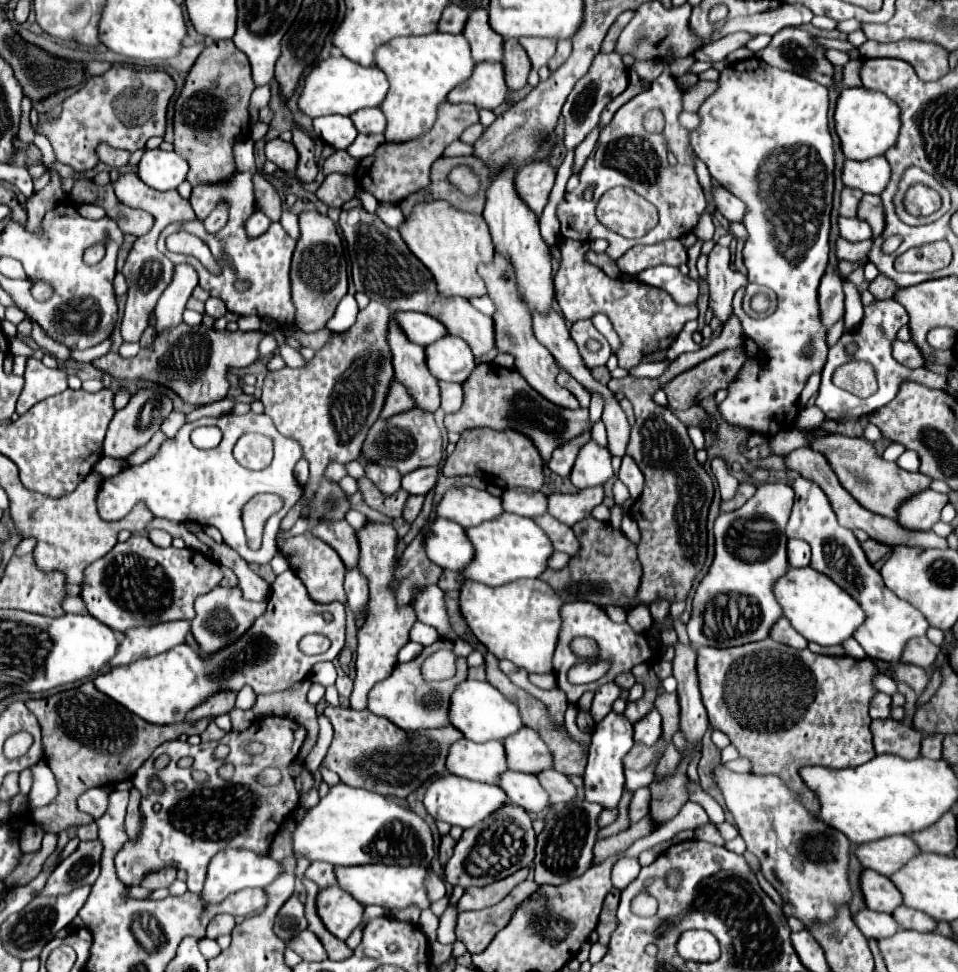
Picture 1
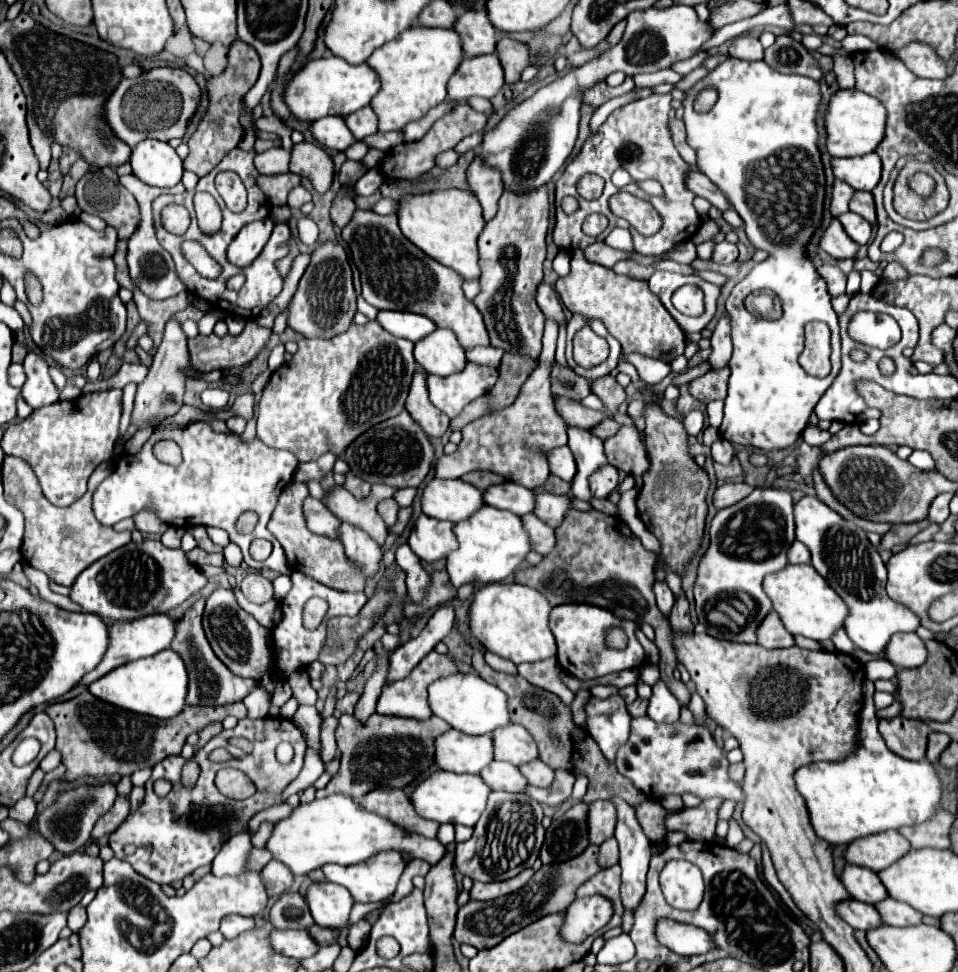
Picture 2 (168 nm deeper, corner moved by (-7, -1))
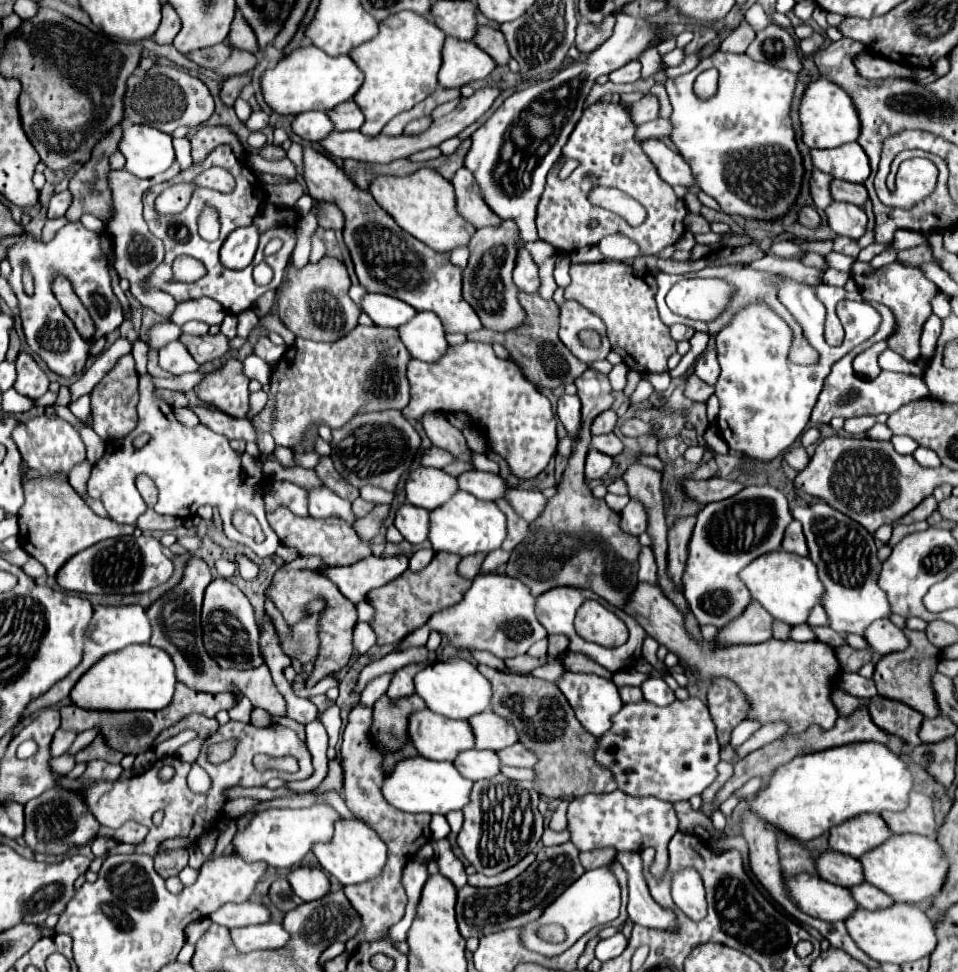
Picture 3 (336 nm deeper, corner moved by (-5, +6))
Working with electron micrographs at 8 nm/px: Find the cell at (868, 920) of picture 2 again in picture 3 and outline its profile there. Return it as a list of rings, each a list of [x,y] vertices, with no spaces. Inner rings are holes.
[[[799,873],[799,877],[783,877],[783,881],[783,885],[787,885],[787,897],[811,917],[823,921],[845,921],[859,907],[849,889],[831,885],[821,877]]]

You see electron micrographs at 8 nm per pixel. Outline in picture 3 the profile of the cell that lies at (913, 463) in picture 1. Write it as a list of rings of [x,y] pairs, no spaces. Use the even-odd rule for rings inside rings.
[[[919,447],[919,449],[915,449],[913,457],[915,457],[915,459],[919,461],[919,465],[923,465],[923,467],[939,467],[939,465],[941,465],[939,457],[935,457],[935,451],[931,451],[931,449]]]

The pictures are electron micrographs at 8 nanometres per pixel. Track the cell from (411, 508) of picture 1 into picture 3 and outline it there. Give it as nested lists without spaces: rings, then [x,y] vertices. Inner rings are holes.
[[[377,505],[369,515],[357,519],[353,529],[355,529],[355,533],[359,533],[359,539],[363,539],[363,541],[373,539],[379,533],[387,513],[389,513],[389,505]]]

